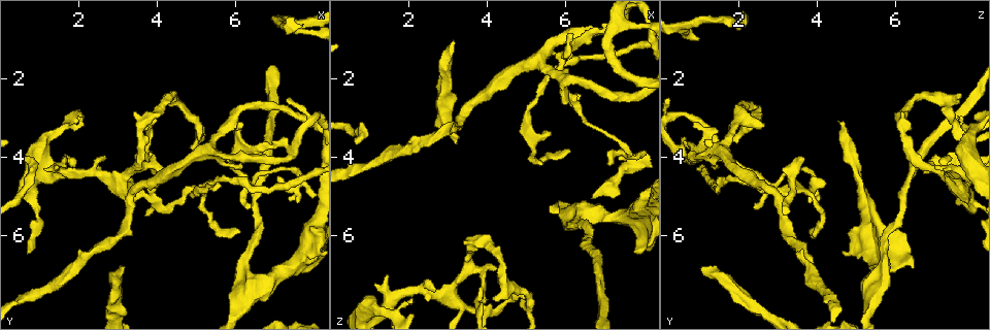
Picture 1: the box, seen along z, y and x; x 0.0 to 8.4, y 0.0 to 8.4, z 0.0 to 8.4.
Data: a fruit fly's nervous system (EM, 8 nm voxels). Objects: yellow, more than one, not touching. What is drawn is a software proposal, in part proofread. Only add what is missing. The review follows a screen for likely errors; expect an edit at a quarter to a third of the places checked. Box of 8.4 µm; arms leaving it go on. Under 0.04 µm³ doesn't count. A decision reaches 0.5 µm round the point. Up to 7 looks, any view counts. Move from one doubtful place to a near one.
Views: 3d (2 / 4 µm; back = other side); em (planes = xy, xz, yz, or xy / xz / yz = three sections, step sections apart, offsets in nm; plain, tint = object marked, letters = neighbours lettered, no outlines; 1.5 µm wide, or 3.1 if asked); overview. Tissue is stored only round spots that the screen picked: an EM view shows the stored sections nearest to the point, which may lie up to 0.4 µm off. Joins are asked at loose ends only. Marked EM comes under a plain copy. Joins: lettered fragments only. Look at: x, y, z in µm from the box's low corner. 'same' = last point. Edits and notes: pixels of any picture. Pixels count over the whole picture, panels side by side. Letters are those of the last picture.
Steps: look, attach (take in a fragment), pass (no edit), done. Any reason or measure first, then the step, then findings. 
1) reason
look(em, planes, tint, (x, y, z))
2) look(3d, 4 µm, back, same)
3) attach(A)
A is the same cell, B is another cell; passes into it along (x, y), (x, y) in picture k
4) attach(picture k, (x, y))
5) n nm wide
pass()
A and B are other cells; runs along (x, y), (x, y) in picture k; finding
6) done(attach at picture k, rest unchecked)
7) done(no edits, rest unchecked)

free end
look(em, planes, letters, (6.05, 3.15, 2.65))

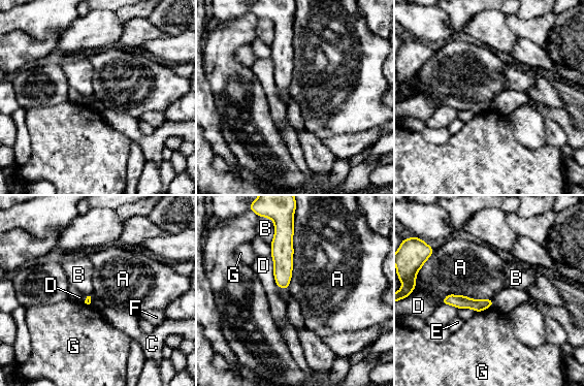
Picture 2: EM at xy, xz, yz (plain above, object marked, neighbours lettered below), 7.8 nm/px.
pass()
A, B, C, D, E, F and G are other cells; no lettered fragment goes on from it

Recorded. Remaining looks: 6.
an open end
look(em, xz, step 8, letters, (6.10, 5.90, 3.80))

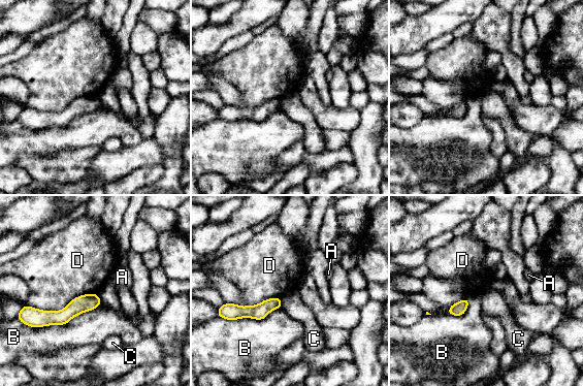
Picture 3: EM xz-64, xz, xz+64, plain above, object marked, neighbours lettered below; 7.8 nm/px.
cut it another way
look(em, planes, letters, same)

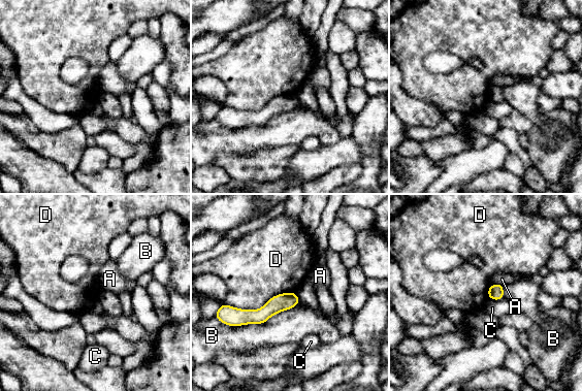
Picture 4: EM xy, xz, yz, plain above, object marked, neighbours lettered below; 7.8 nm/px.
D touches over 550 nm
pass()
A, B, C and D are other cells; runs along (296, 300), (238, 315) in picture 4; none of them fits

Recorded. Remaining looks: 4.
an open end
look(3d, 2 µm, (3.10, 6.85, 1.00))

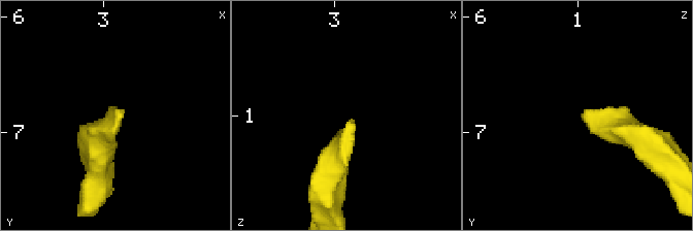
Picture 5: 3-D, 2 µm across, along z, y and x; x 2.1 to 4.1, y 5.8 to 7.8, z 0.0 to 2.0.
look(em, xy, step 4, letters, (3.12, 6.84, 1.04))

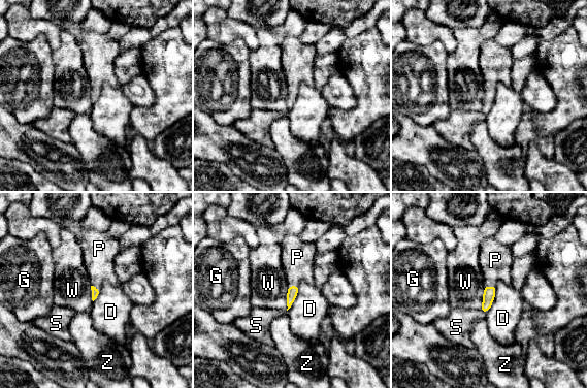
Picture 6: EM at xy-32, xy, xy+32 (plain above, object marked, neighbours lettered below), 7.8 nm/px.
look(em, planes, letters, same)

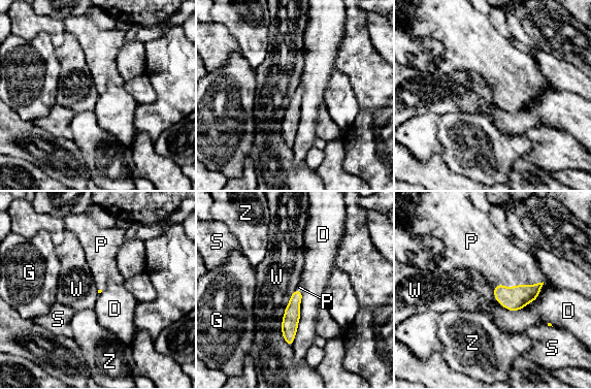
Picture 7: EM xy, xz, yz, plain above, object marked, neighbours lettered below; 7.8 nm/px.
W touches over 460 nm
attach(P)
P is the same cell, D, G, S, W and Z are other cells; it goes on there

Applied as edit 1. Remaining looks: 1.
done(attach at picture 7, rest unchecked)

